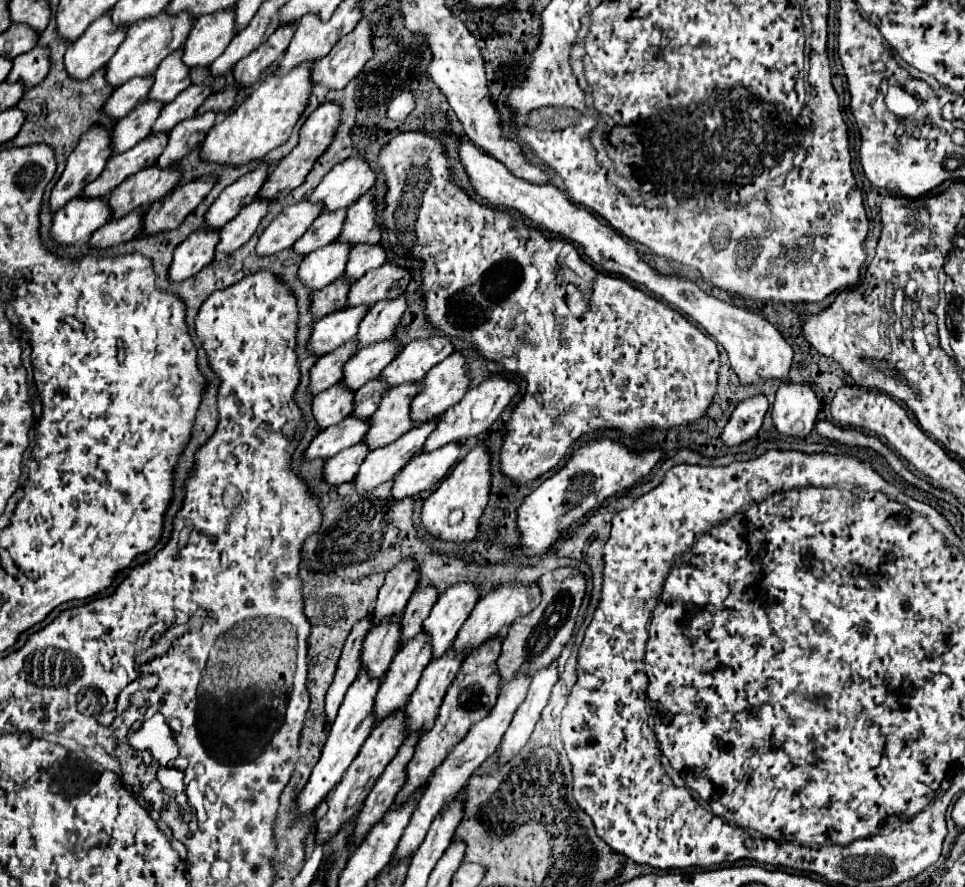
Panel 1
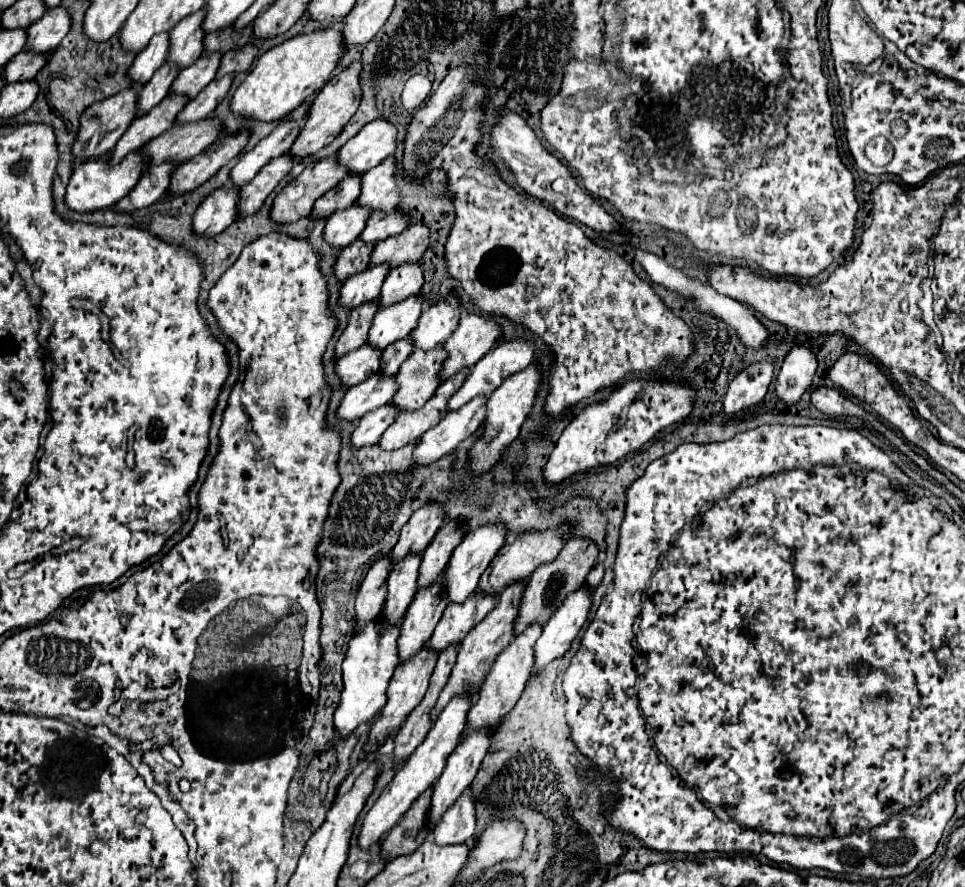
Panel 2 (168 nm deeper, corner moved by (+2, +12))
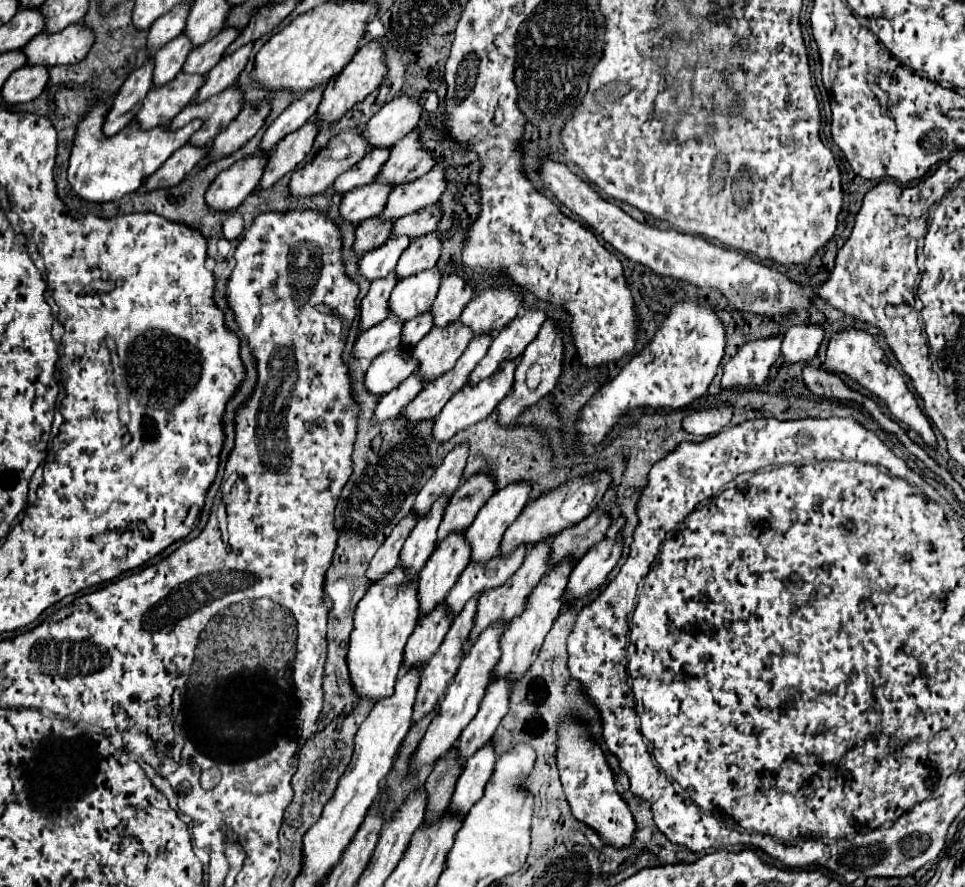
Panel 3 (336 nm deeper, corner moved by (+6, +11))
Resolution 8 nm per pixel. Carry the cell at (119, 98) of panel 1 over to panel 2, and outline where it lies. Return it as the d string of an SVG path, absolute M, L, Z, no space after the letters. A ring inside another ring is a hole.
M158 34L150 44L136 54L134 64L130 66L128 80L132 84L146 84L152 74L166 62L166 50L168 50L168 34Z

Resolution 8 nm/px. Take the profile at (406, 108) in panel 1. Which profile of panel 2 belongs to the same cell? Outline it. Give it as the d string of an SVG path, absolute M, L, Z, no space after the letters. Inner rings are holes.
M412 76L406 84L404 84L404 90L402 90L402 106L406 110L414 110L418 108L420 104L424 104L424 100L428 98L432 90L432 84L426 76Z

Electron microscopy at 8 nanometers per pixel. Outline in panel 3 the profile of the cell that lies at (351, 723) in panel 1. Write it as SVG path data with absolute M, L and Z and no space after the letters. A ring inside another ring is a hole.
M394 567L386 577L380 581L372 583L366 591L366 595L360 599L354 615L354 631L350 637L350 649L348 649L348 669L350 669L350 679L358 695L370 697L370 699L382 699L394 693L394 685L398 679L398 671L402 667L402 657L404 657L404 645L412 633L412 629L418 623L418 593L414 593L414 585L418 583L418 577L414 581L406 581L402 577L402 569Z

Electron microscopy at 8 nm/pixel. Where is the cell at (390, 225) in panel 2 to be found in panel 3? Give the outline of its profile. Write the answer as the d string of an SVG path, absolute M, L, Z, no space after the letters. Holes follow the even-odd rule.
M436 163L426 175L406 183L396 185L388 197L382 217L398 219L410 215L426 205L432 205L442 197L442 189L446 189L446 163Z

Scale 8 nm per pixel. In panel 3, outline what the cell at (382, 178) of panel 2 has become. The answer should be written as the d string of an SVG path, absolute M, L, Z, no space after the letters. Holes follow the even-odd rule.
M414 129L406 137L402 137L402 141L394 143L390 151L390 159L382 167L376 181L402 185L406 181L418 179L422 173L428 173L436 165L434 153L424 149L418 135L420 131Z

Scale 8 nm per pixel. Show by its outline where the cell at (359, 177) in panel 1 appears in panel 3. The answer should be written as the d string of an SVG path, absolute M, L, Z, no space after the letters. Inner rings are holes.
M400 95L388 101L362 129L372 147L392 147L398 139L416 129L422 117L422 101L410 95Z

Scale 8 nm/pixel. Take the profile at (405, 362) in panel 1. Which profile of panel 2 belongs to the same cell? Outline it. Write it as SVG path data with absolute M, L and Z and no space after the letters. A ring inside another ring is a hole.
M446 296L426 312L422 312L418 326L410 332L414 348L434 350L442 346L452 332L458 328L460 320L460 304L454 296Z

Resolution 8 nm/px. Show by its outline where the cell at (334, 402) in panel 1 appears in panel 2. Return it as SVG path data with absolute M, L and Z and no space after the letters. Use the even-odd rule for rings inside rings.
M366 344L360 346L354 352L348 352L346 356L336 360L336 376L340 378L342 386L348 390L354 384L360 384L362 380L370 378L372 374L378 372L380 364L380 354L374 348L368 348Z

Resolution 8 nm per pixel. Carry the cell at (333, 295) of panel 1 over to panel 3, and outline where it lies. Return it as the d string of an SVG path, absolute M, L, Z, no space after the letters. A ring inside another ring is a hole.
M370 217L370 221L362 221L356 229L356 241L354 241L356 253L364 255L366 251L380 247L390 237L392 223L394 221L382 221L382 217Z

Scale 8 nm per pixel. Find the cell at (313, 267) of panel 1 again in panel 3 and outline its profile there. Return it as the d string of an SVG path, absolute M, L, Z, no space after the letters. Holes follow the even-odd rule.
M370 181L370 185L362 185L344 195L340 213L344 219L350 219L352 223L360 223L368 217L376 217L382 213L390 191L392 191L392 185Z

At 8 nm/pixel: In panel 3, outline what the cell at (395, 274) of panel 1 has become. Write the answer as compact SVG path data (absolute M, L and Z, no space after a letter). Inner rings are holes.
M438 203L428 205L426 209L420 209L418 213L400 217L394 221L394 231L392 235L408 235L410 239L416 239L424 233L430 233L438 227L438 217L442 217L442 209L438 209Z

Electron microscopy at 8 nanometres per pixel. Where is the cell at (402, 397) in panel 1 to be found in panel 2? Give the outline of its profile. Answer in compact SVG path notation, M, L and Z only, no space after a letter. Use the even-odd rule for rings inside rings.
M438 346L434 350L414 350L402 364L402 368L396 374L398 392L392 398L392 404L400 412L412 412L422 408L436 388L440 386L438 372L442 368L442 362L446 358L446 352Z

